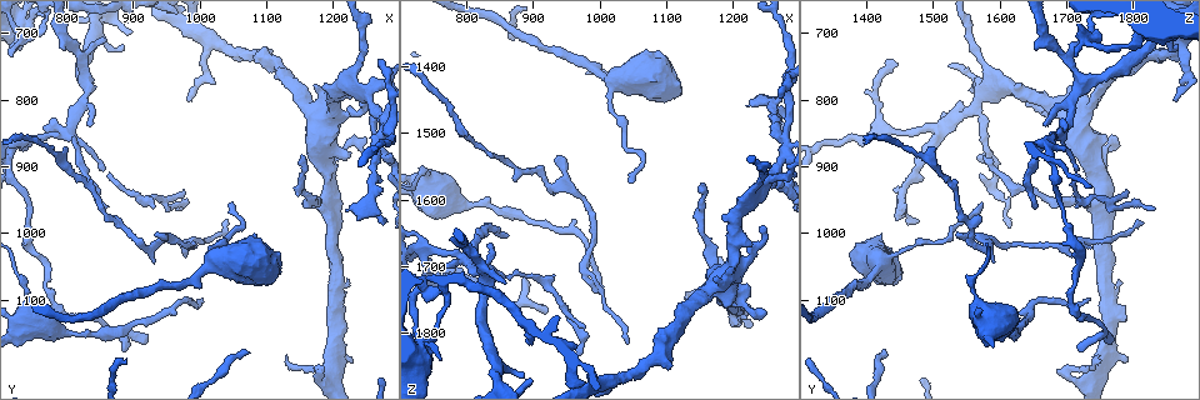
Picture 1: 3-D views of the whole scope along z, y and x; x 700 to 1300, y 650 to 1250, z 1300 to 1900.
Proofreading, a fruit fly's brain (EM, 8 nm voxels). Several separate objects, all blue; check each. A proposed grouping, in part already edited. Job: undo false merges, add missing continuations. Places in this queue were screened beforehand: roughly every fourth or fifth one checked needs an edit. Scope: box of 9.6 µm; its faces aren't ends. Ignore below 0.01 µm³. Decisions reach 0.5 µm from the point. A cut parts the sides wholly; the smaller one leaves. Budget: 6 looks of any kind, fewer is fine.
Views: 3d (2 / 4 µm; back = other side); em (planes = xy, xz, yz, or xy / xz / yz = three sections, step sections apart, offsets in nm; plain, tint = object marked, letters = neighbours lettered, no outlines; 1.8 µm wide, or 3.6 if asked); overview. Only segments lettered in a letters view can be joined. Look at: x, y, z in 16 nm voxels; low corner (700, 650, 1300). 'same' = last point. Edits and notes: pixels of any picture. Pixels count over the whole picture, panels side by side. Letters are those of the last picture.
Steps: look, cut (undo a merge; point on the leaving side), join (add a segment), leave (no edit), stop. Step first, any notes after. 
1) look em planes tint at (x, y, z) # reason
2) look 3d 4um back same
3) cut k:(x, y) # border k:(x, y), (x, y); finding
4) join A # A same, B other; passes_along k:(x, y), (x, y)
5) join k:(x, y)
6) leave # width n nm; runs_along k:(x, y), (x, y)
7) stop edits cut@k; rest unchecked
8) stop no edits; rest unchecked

look em planes letters at (1135, 1185, 1750) # tapers out

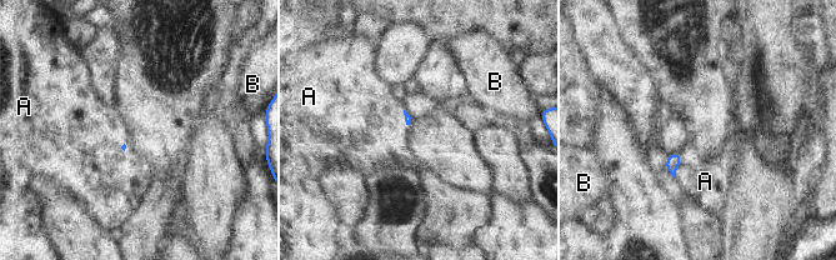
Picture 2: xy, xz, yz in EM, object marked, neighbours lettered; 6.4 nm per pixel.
join A # A same, B other; it goes on there

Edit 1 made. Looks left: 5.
look 3d 4um at (1195, 835, 1715)

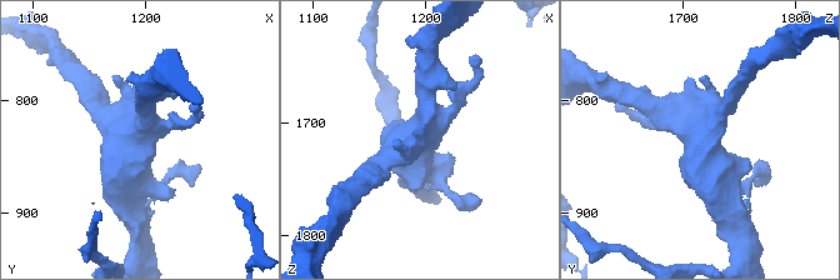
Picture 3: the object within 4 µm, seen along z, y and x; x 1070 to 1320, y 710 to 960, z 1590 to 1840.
look em 3.6um planes letters at (1194, 834, 1714)

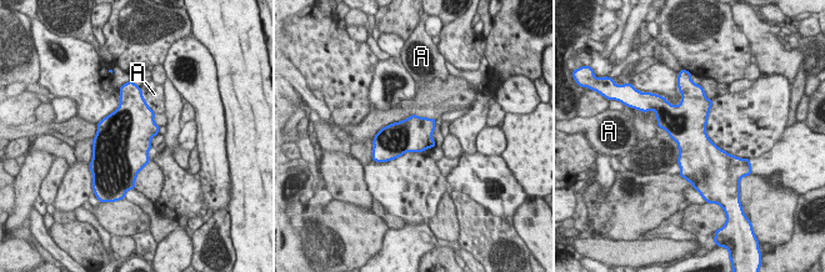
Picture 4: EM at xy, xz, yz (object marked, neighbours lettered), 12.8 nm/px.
leave # longest_contact A 300 nm; A other; border 4:(141, 95), (144, 101), (155, 112); one cell here

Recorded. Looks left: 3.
look em planes letters at (805, 850, 1695) # abrupt turn

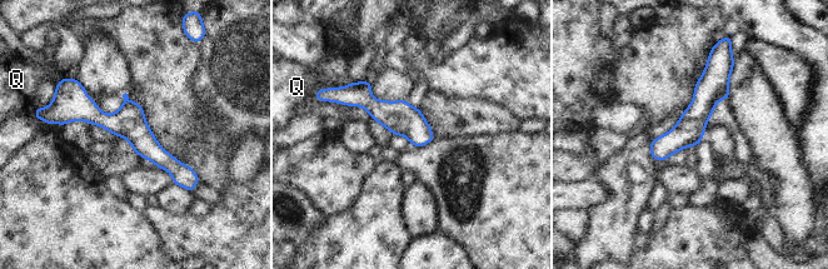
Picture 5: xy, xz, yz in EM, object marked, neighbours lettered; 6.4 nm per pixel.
leave # width 180 nm; longest_contact Q 90 nm; Q other; one cell here

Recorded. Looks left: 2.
stop edits join@2; rest unchecked

